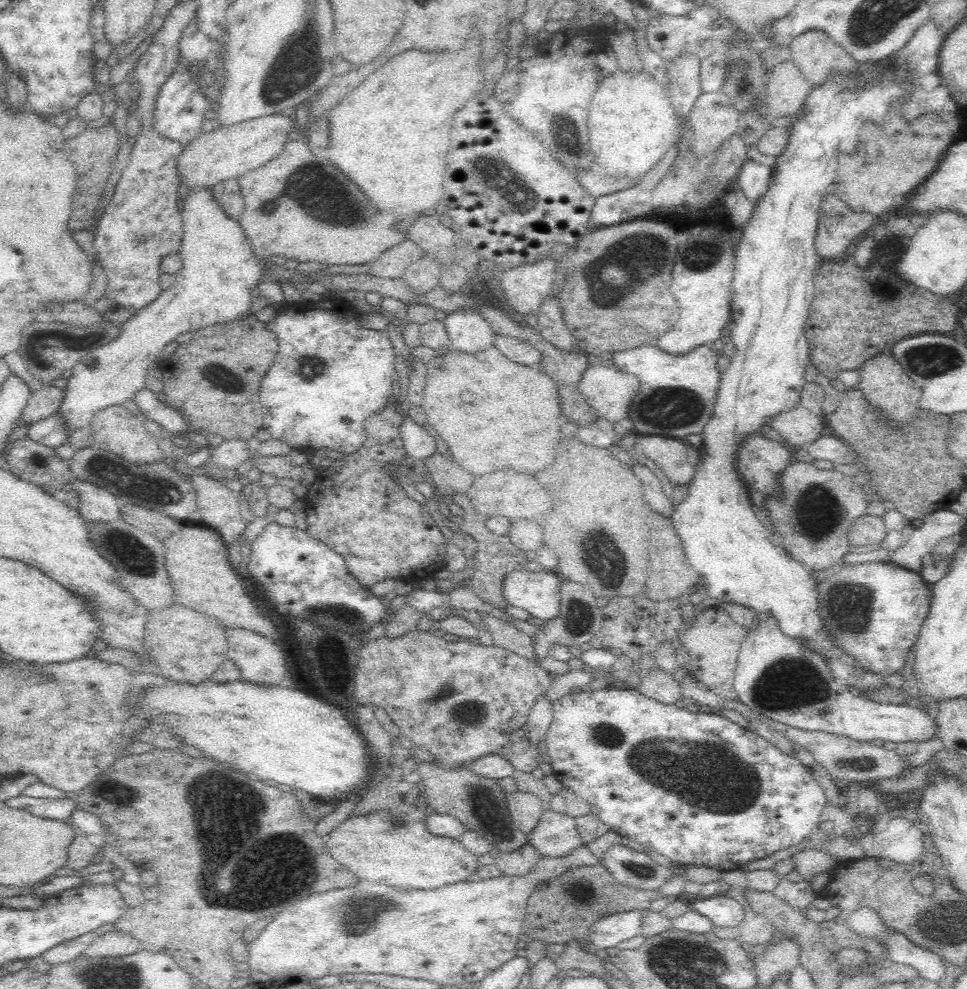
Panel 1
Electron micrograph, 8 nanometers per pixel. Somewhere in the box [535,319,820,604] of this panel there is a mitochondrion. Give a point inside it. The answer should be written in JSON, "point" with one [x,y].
{"point":[595,546]}

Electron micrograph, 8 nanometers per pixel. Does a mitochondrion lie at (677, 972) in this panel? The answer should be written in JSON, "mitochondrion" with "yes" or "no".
{"mitochondrion":"yes"}

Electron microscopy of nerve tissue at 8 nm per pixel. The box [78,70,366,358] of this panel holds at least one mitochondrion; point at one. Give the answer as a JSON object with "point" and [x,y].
{"point":[312,192]}

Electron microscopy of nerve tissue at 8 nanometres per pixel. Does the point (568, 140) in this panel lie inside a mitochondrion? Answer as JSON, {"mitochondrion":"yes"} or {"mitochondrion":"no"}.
{"mitochondrion":"yes"}

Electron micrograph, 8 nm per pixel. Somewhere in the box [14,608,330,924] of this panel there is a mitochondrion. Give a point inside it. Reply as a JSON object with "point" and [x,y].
{"point":[257,885]}

